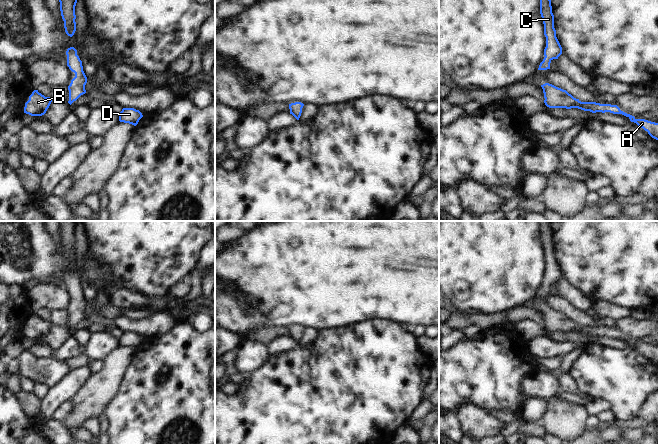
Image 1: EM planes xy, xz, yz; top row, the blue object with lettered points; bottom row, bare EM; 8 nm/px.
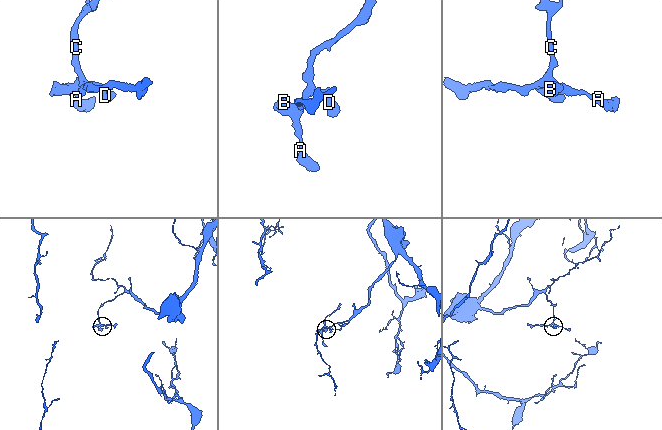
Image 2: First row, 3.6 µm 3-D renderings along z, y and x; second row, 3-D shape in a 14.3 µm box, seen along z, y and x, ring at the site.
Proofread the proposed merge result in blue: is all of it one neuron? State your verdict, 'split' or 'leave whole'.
leave whole

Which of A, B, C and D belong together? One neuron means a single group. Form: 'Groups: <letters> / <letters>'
Groups: A B C D.

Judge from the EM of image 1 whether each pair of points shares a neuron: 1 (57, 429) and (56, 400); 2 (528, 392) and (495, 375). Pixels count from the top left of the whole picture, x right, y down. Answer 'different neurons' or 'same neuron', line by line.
1: different neurons
2: different neurons

